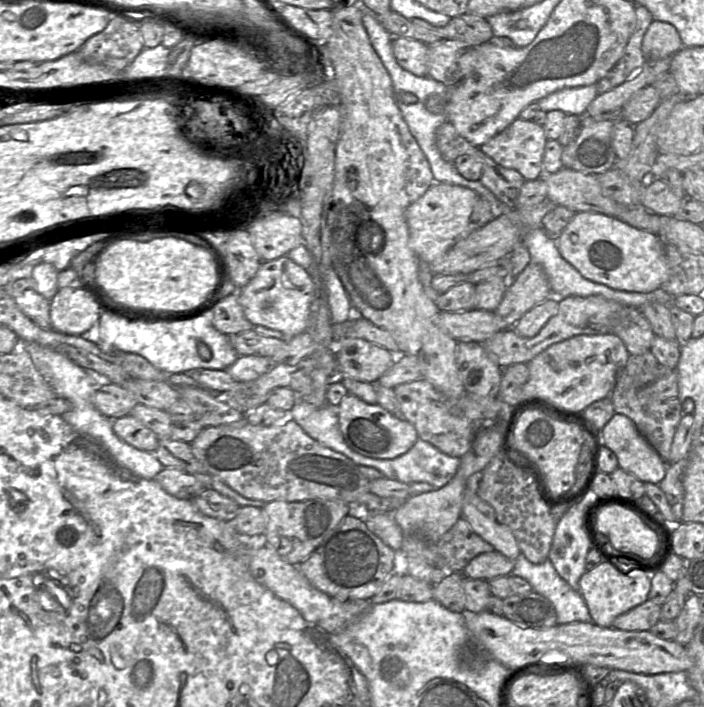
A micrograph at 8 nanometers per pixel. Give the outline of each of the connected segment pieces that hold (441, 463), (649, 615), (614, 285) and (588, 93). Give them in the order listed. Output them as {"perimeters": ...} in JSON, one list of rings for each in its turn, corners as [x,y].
{"perimeters":[[[[418,438],[405,454],[391,460],[396,479],[405,484],[426,482],[442,488],[455,476],[461,457],[444,454],[430,443]]],[[[647,599],[644,603],[618,616],[612,627],[623,631],[650,631],[660,620],[661,606]]],[[[576,212],[557,239],[561,256],[588,280],[604,284],[612,289],[648,293],[669,278],[666,242],[657,234],[634,228],[618,218],[596,212]]],[[[596,84],[587,86],[564,88],[540,99],[538,105],[541,111],[559,110],[566,115],[582,115],[598,95]]]]}

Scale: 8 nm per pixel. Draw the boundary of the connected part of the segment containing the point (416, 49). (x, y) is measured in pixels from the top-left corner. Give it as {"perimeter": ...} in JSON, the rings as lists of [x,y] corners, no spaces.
{"perimeter":[[[394,37],[392,49],[397,63],[420,77],[428,76],[428,45],[419,40]]]}

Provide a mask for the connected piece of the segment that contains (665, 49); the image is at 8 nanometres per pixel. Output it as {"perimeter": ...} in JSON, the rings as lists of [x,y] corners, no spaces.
{"perimeter":[[[653,20],[642,40],[642,52],[646,62],[670,58],[682,47],[677,30],[667,22]]]}

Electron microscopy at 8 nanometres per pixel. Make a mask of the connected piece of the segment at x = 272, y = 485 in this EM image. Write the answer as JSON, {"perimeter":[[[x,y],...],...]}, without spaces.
{"perimeter":[[[291,418],[273,426],[255,426],[245,419],[233,424],[205,427],[190,443],[192,453],[203,465],[209,477],[217,477],[241,496],[264,501],[298,502],[315,498],[356,505],[358,498],[370,492],[370,480],[365,478],[351,459],[323,446]]]}

